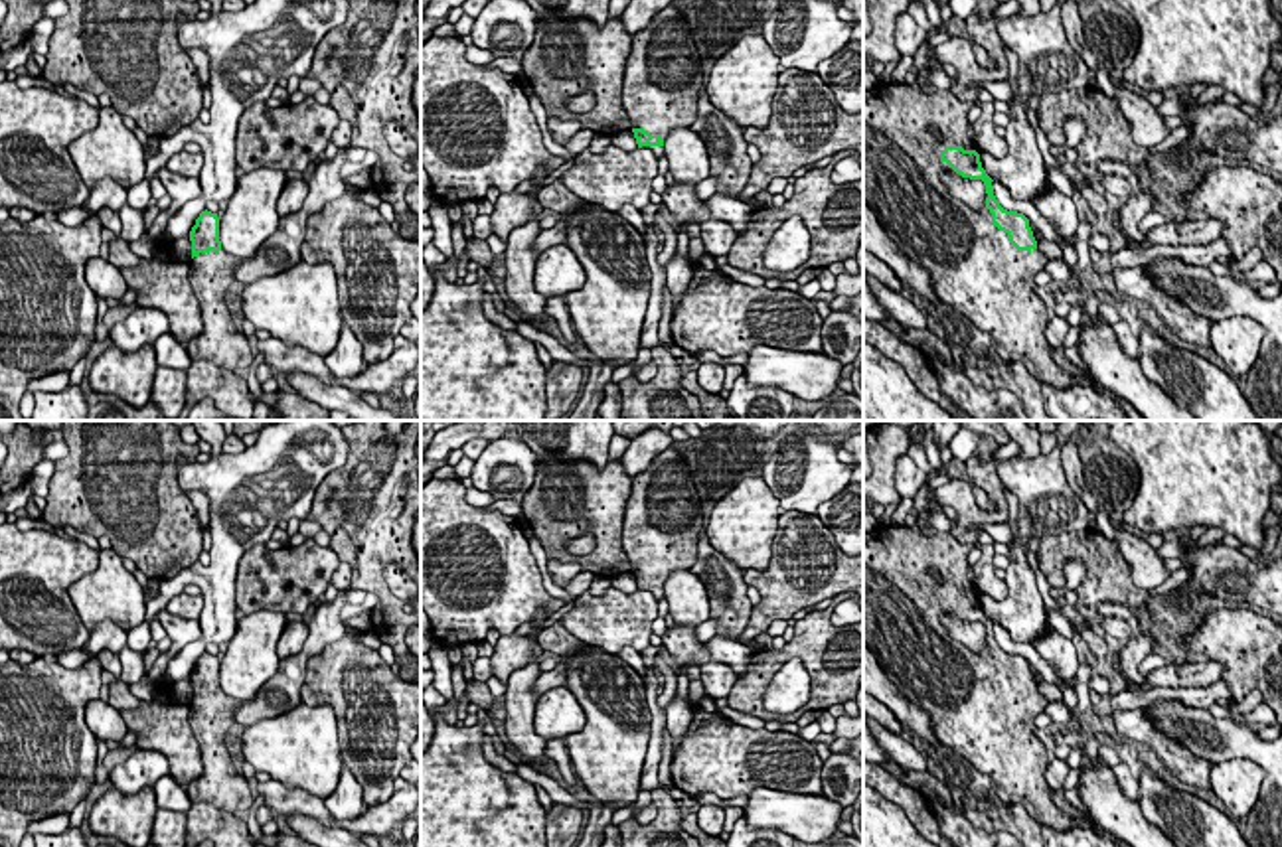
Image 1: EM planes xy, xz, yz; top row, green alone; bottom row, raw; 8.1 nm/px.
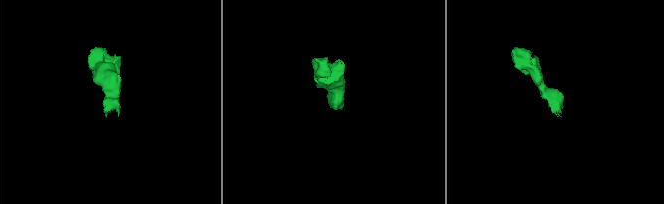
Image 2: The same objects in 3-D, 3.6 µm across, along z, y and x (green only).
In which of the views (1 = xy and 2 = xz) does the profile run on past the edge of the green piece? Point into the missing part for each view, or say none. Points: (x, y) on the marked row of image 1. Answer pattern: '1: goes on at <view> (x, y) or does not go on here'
1: goes on at xy (220, 342)
2: goes on at xz (662, 76)

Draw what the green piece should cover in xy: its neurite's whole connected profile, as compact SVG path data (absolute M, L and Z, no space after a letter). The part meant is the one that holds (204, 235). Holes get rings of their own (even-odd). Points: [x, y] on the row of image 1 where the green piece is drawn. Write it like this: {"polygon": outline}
{"polygon": "M201 211L190 231L190 284L200 302L203 330L186 344L192 361L205 359L235 371L249 367L253 353L247 336L235 328L225 304L225 290L237 280L241 259L225 253L219 241L219 217Z"}

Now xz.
{"polygon": "M670 4L632 36L624 65L622 101L638 148L660 158L672 128L691 128L701 81L701 57L691 30Z"}

